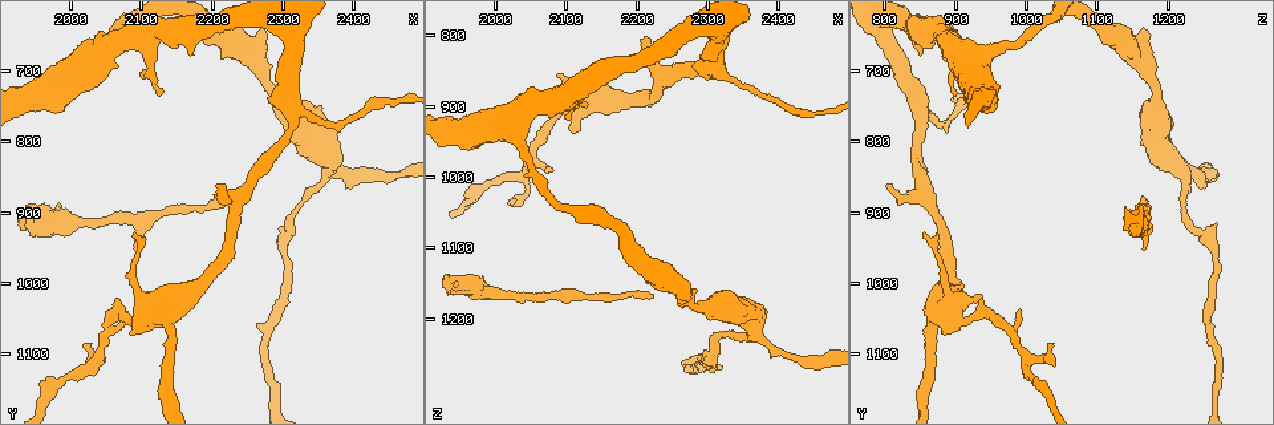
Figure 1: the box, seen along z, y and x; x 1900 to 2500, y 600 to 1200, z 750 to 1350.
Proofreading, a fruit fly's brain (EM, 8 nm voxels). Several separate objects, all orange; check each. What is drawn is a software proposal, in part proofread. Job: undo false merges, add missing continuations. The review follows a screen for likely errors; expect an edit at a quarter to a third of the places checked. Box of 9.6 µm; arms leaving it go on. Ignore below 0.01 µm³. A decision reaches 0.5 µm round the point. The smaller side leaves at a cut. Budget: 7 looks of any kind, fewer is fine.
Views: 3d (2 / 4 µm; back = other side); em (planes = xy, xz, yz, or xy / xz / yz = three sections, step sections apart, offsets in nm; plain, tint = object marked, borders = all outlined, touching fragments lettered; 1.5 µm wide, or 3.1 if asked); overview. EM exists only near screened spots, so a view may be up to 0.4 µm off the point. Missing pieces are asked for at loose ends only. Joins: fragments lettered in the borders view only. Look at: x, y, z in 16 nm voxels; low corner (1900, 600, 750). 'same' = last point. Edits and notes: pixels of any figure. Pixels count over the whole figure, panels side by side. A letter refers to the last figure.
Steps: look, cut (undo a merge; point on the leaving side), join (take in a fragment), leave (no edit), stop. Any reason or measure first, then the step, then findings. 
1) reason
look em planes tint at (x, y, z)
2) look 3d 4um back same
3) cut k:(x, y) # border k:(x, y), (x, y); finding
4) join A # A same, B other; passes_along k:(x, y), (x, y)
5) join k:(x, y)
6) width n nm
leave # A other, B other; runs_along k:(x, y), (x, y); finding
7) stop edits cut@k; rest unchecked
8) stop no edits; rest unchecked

free end
look 3d 2um at (2225, 885, 1165)

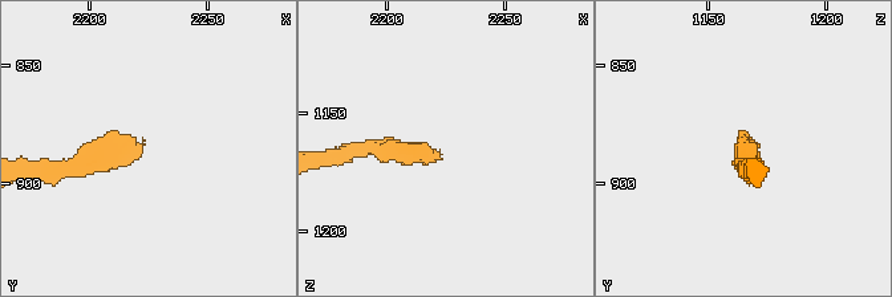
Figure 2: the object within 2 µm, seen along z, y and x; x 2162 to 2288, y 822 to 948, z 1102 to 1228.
look em planes borders at (2223, 883, 1166)

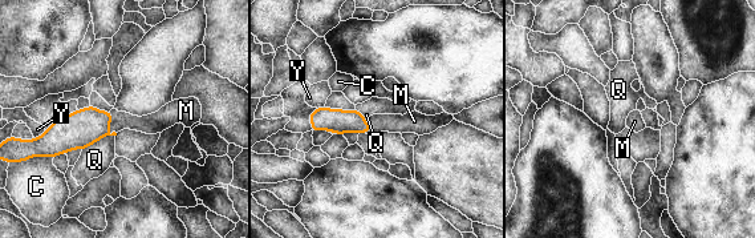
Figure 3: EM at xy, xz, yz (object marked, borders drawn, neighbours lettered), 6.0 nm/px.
join M # C other, M same, Q other, Y other; passes_along 3:(85, 126), (109, 122), (150, 124); the cell continues

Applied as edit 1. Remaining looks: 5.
redraw
look overview

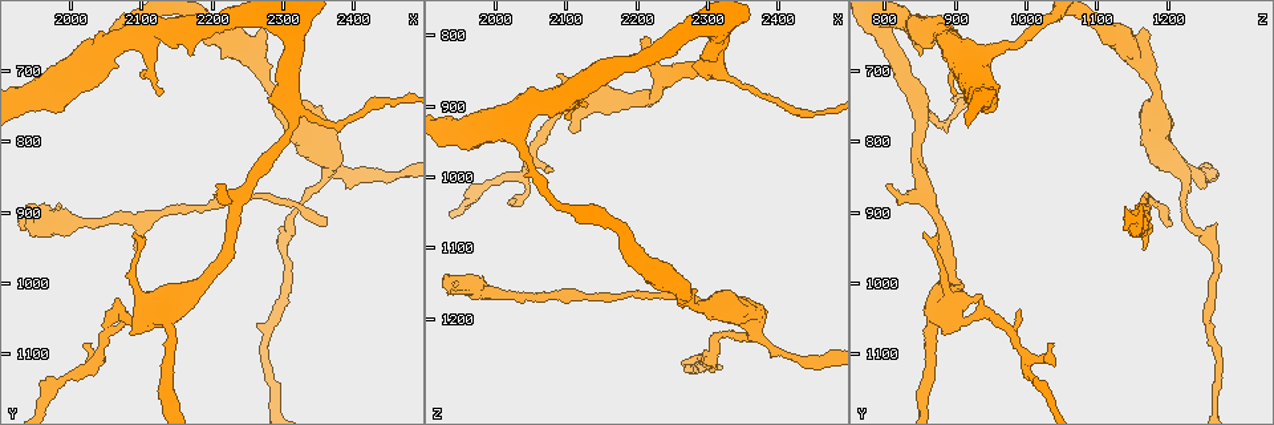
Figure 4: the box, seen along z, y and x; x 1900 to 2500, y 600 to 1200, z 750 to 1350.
an open end
look em planes plain at (2210, 855, 810)

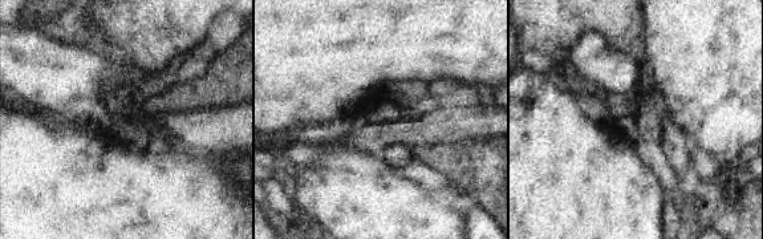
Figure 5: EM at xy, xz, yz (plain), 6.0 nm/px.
look em planes borders same

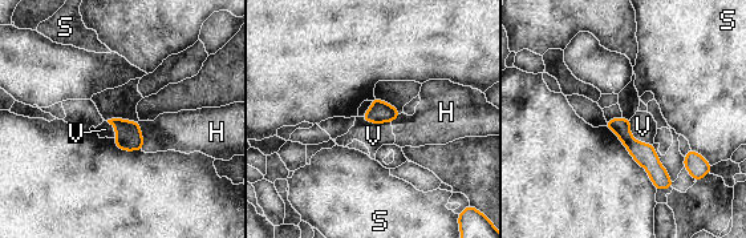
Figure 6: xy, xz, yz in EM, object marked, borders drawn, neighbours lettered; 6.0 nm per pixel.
leave # H other, S other, V other; border 6:(629, 120), (629, 132), (652, 144); none of them fits

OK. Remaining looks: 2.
free end
look em xz step 4 borders at (2360, 925, 1205)

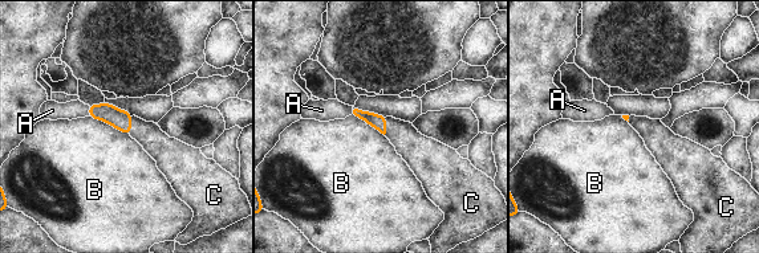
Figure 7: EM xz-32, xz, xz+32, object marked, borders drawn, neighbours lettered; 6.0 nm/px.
cut it another way
look em planes borders same

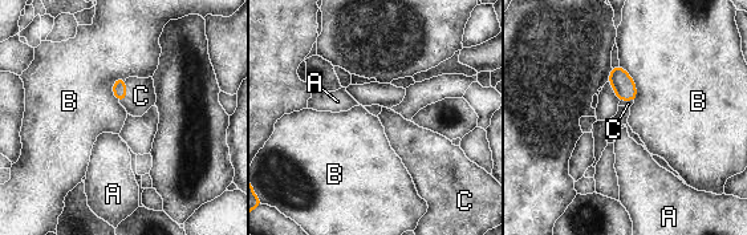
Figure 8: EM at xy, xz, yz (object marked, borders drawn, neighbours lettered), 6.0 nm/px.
width 80 nm
join C # A other, B other, C same; passes_along 8:(120, 85), (125, 92), (141, 96); the cell continues

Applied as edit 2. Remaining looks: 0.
stop edits join@3, join@8; rest unchecked

